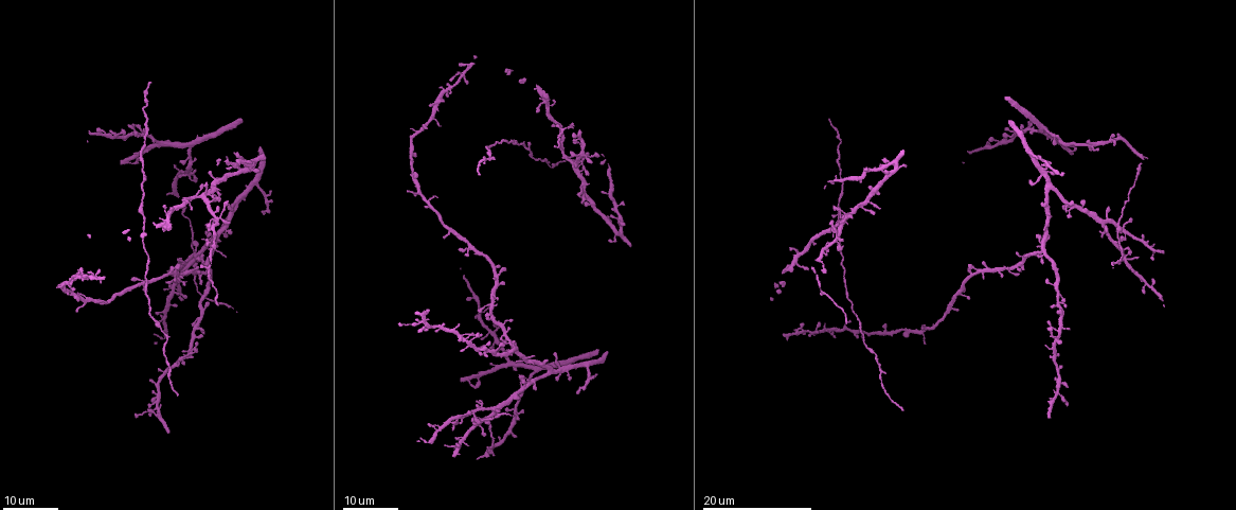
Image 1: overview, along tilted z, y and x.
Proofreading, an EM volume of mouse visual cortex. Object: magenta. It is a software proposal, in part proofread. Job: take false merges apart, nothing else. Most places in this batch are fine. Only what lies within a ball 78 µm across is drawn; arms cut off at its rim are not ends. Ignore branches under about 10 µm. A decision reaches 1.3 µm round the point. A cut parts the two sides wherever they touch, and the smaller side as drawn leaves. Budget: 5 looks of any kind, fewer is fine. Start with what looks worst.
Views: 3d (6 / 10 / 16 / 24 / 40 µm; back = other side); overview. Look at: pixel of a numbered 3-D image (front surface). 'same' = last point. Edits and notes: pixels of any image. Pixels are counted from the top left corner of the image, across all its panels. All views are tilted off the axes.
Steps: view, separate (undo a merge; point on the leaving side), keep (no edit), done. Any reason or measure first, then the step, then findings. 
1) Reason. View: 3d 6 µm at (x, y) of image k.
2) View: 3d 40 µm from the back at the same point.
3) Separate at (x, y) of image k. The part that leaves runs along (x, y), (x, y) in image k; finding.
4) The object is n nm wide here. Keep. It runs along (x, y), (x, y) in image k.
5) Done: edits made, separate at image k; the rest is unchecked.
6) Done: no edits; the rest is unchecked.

Looks like a crossing. View: 3d 16 µm at (573, 162) of image 1.

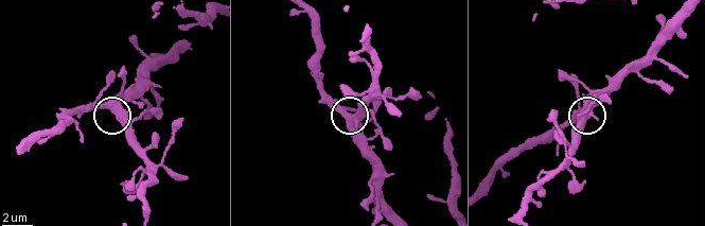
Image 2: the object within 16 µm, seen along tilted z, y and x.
View: 3d 10 µm at (111, 109) of image 2.

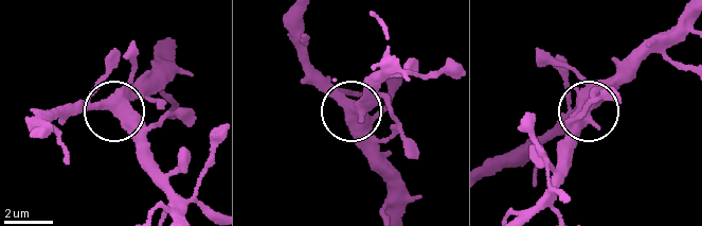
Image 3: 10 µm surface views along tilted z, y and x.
The object is 460 nm wide here. Keep. Continuous, no second neuron.

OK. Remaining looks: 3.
Thick turns thin. View: 3d 16 µm at (205, 271) of image 1.

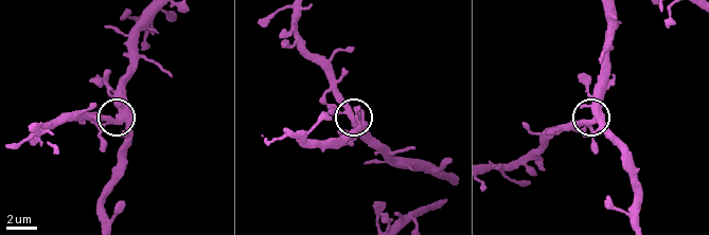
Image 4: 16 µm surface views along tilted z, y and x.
Zoom in. View: 3d 10 µm at (347, 111) of image 4.

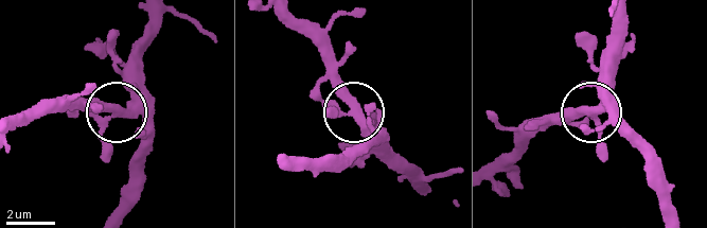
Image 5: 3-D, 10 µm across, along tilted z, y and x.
Keep. All the same neuron.

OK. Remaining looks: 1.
Done: no edits; the rest is unchecked.

